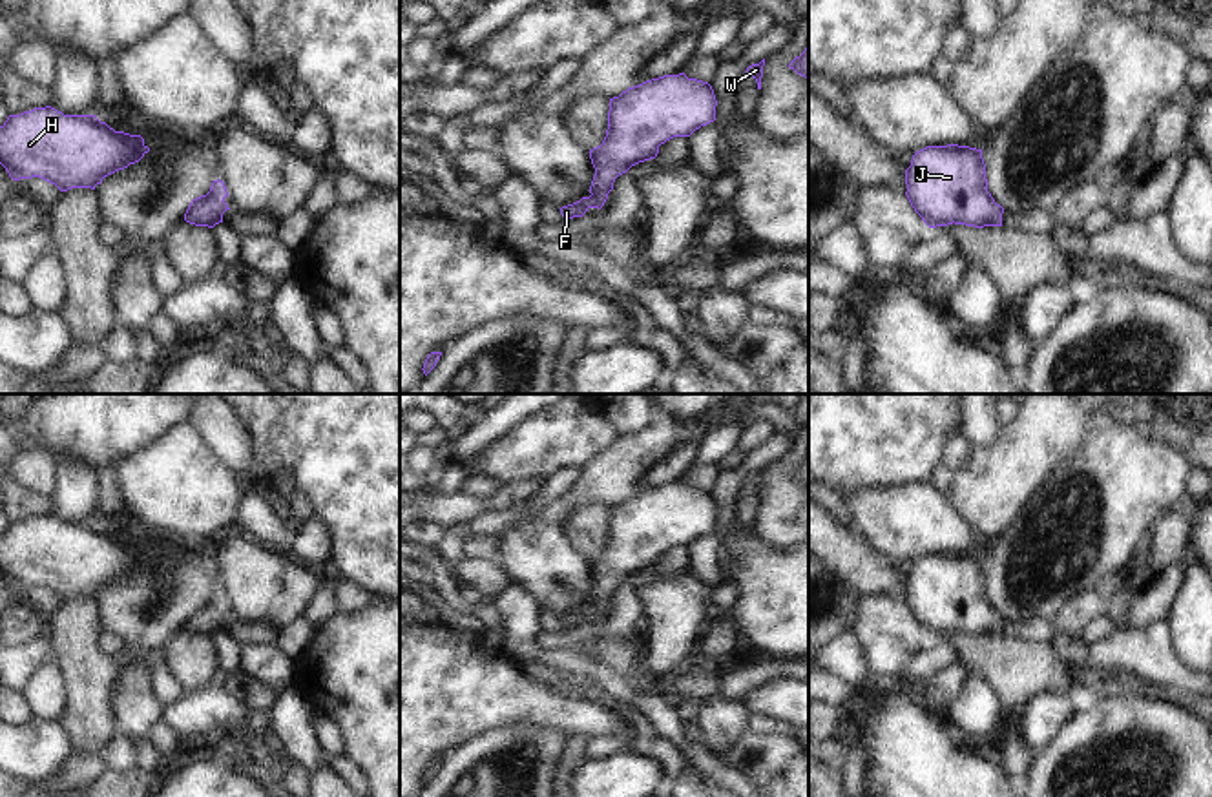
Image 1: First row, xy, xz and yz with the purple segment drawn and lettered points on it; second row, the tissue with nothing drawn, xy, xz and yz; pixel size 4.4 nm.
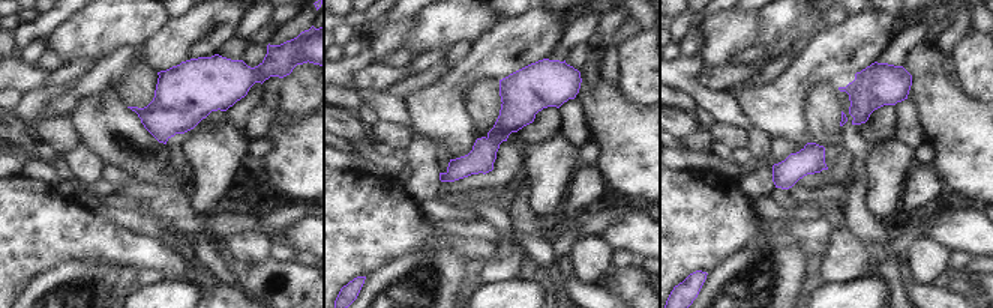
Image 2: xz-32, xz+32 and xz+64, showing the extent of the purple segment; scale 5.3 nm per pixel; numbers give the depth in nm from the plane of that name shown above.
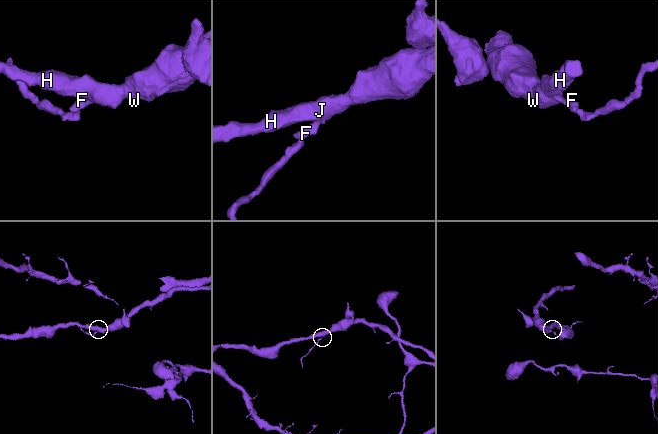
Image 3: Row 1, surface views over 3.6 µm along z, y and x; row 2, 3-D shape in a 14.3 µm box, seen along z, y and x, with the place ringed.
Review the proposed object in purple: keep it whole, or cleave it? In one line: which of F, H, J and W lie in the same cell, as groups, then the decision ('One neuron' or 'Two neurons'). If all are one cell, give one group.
Groups: F H J W. One neuron.

